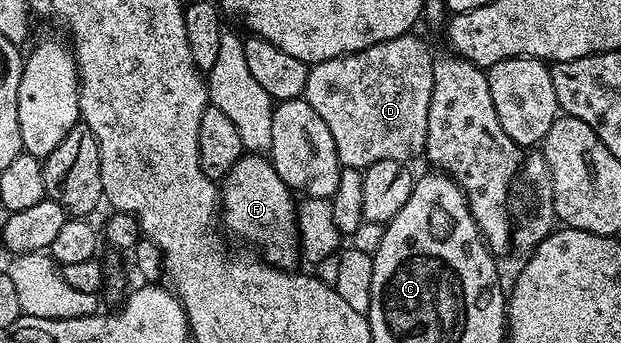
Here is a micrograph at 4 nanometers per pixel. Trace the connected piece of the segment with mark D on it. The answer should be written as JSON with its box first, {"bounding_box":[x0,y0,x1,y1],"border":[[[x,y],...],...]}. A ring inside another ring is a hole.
{"bounding_box":[305,32,434,170],"border":[[[414,32],[401,35],[397,39],[385,39],[385,43],[377,43],[368,49],[362,49],[356,53],[345,53],[342,57],[334,57],[328,61],[318,61],[310,66],[307,71],[307,92],[305,99],[325,119],[325,127],[329,127],[329,132],[333,135],[333,143],[337,143],[337,155],[339,164],[343,167],[365,170],[373,163],[381,163],[381,159],[393,159],[404,163],[410,162],[410,157],[415,157],[424,152],[427,147],[427,128],[429,127],[429,99],[433,94],[434,65],[433,54],[427,50],[427,45],[421,38],[415,37]]]}

